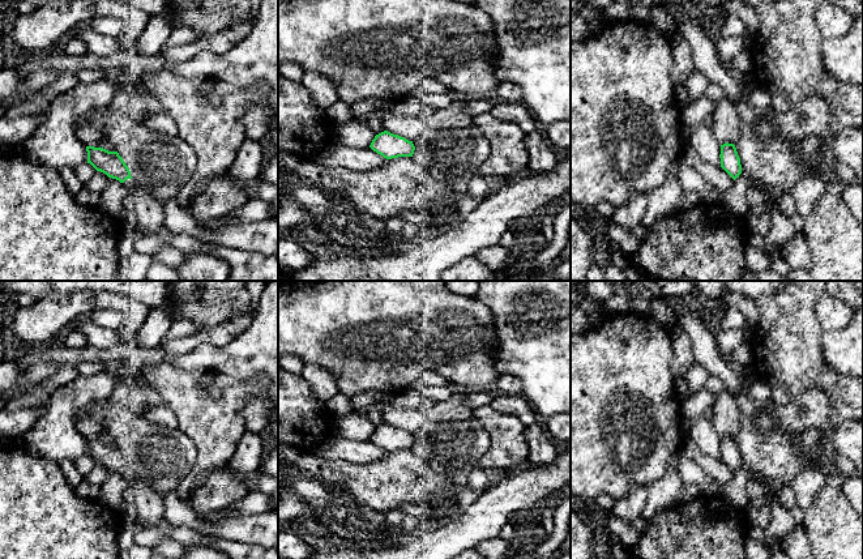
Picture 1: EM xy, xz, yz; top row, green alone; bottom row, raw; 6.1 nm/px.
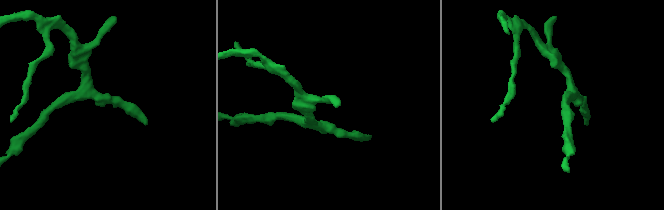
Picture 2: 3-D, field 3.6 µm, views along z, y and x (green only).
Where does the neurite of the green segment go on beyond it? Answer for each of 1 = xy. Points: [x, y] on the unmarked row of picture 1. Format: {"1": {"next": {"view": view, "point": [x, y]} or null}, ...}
{"1": {"next": null}}

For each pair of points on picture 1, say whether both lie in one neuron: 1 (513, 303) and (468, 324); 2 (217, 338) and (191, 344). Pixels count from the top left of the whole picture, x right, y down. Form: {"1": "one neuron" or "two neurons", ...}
{"1": "two neurons", "2": "one neuron"}

